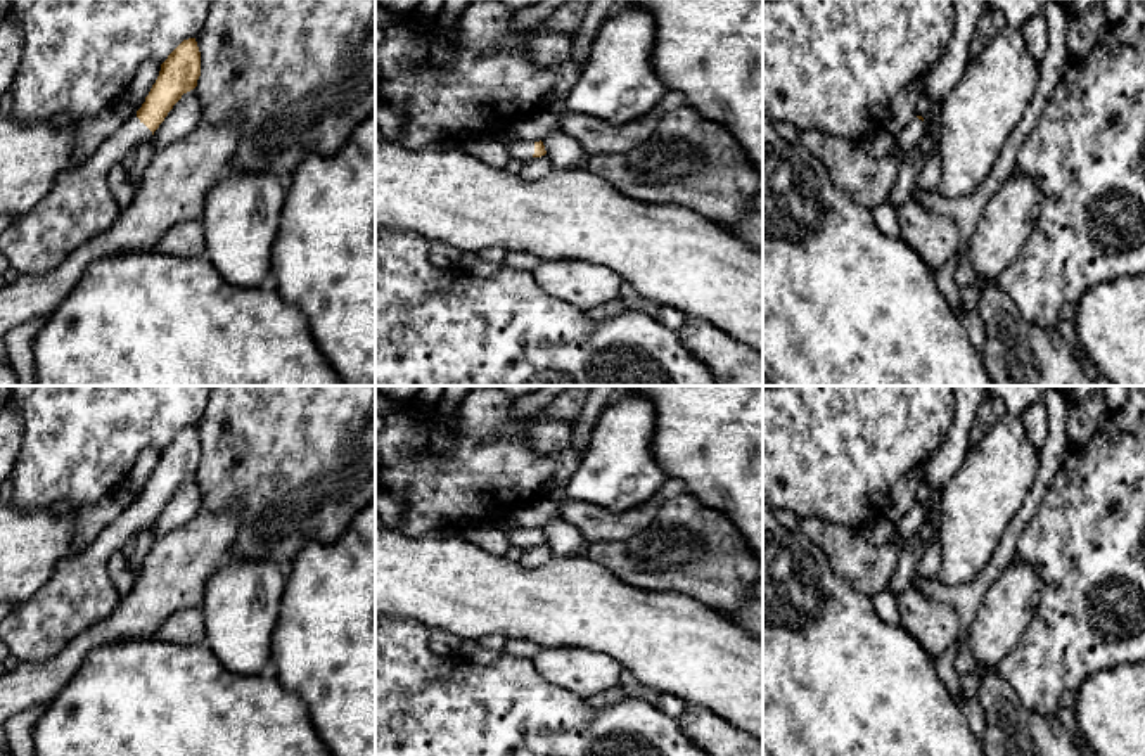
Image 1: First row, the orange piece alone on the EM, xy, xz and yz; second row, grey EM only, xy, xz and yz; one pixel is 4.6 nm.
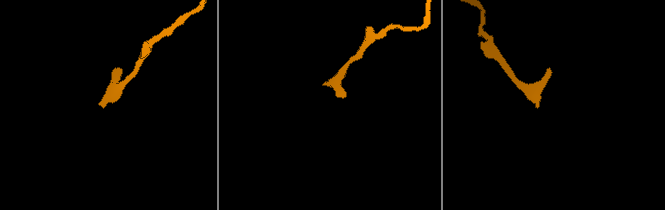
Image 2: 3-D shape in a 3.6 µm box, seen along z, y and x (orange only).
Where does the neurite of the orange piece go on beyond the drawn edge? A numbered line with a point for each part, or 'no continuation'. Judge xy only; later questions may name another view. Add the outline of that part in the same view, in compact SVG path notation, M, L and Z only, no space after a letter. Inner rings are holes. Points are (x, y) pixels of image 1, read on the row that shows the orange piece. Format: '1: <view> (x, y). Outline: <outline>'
1: xy (78, 206). Outline: M131 116L81 166L57 175L48 194L0 234L0 253L19 275L54 270L74 249L106 232L119 215L107 173L152 131Z

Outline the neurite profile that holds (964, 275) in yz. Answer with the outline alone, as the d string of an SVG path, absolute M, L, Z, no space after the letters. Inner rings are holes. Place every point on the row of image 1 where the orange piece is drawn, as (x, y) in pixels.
M963 254L958 259L953 279L955 279L955 284L958 285L960 291L969 285L975 285L975 272L974 272L969 254Z

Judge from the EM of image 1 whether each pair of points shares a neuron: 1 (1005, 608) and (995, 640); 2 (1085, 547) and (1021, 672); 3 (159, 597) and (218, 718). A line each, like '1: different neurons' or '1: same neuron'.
1: same neuron
2: same neuron
3: different neurons

